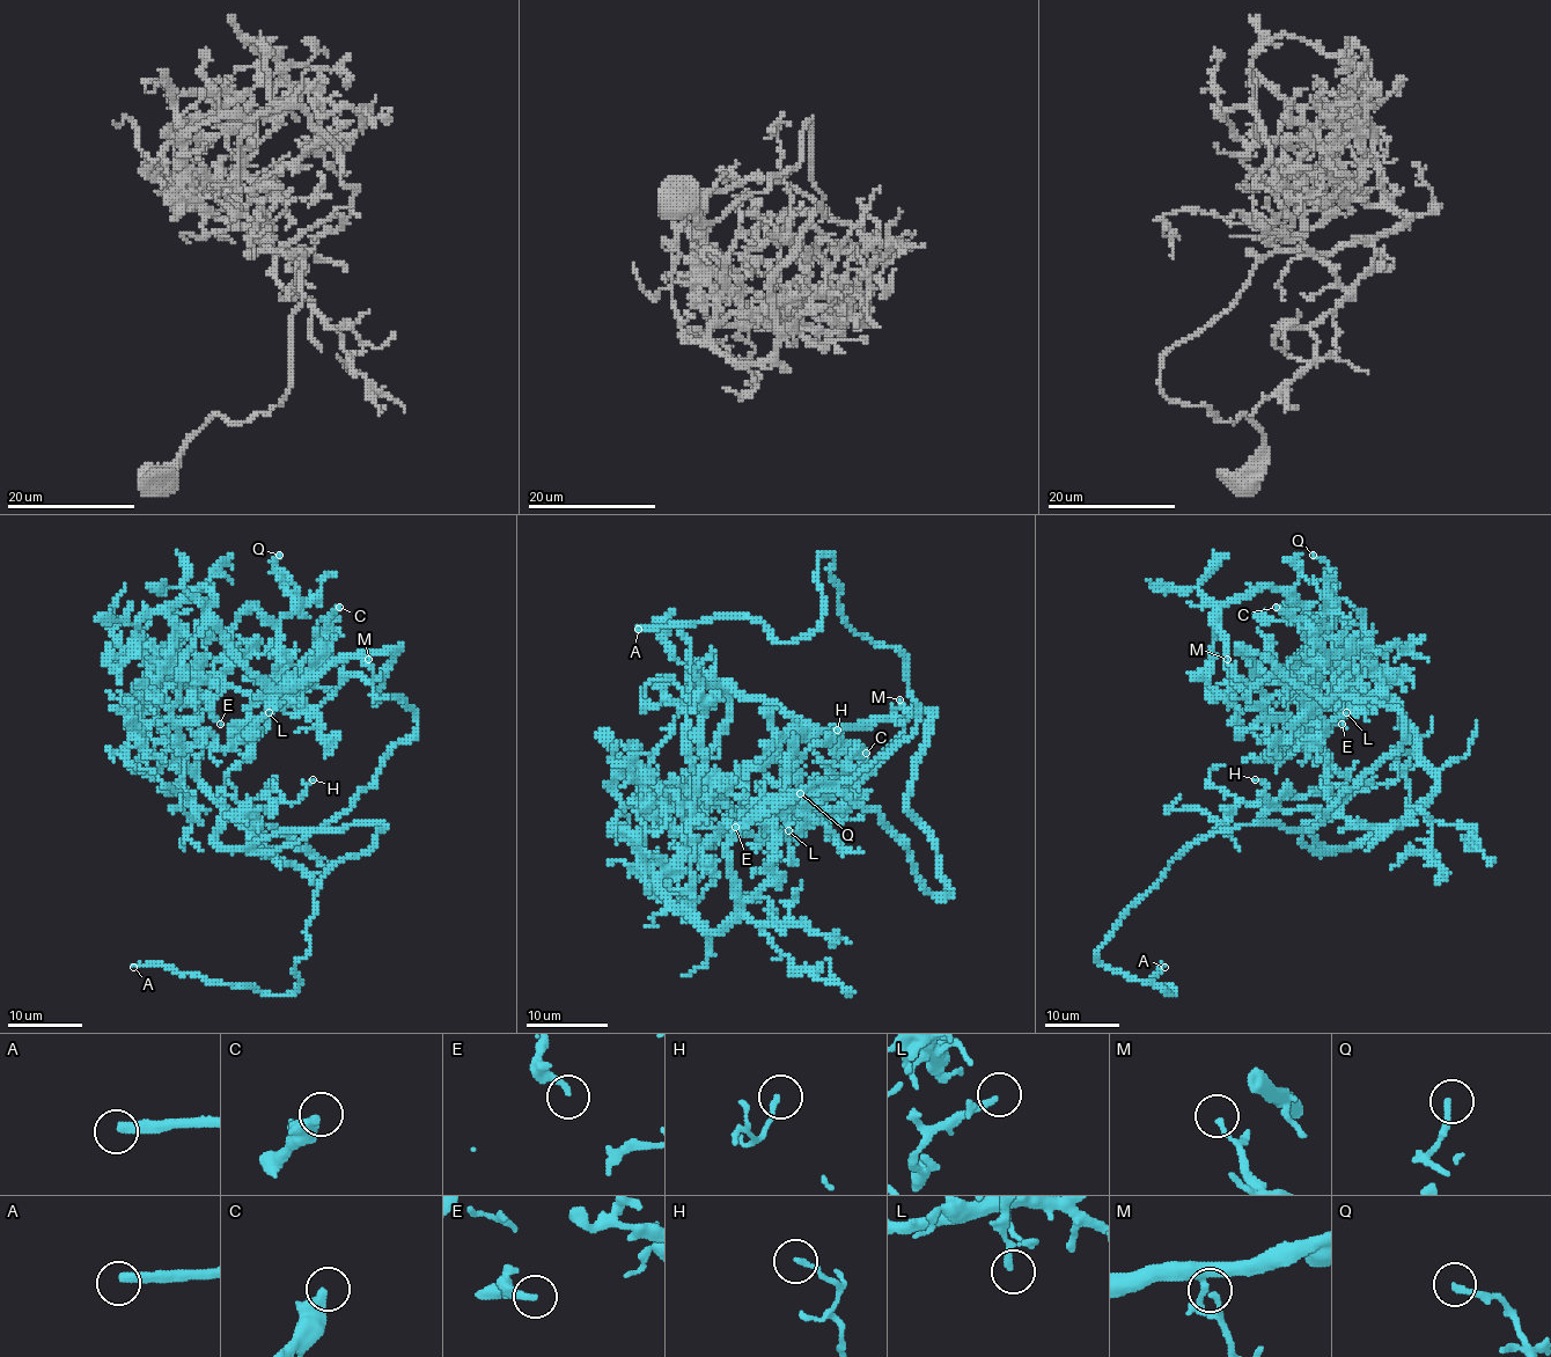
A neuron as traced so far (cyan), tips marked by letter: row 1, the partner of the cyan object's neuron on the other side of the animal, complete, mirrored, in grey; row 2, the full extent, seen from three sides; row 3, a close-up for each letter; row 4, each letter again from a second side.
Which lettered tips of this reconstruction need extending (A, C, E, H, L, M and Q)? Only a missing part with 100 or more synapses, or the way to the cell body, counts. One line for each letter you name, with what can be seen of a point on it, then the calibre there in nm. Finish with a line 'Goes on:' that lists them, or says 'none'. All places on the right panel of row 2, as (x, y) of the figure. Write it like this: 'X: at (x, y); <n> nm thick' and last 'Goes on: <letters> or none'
A: at (1164, 967); 360 nm thick
Goes on: A

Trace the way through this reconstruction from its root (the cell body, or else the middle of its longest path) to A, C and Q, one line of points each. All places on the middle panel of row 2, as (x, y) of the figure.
A: (918, 875), (836, 785), (918, 702), (831, 556), (796, 639), (638, 629)
C: (918, 875), (953, 894), (908, 808), (930, 711), (831, 730), (836, 761), (807, 793), (839, 811), (866, 753)
Q: (918, 875), (953, 894), (908, 808), (927, 710), (808, 732), (786, 775), (813, 816), (800, 793)

